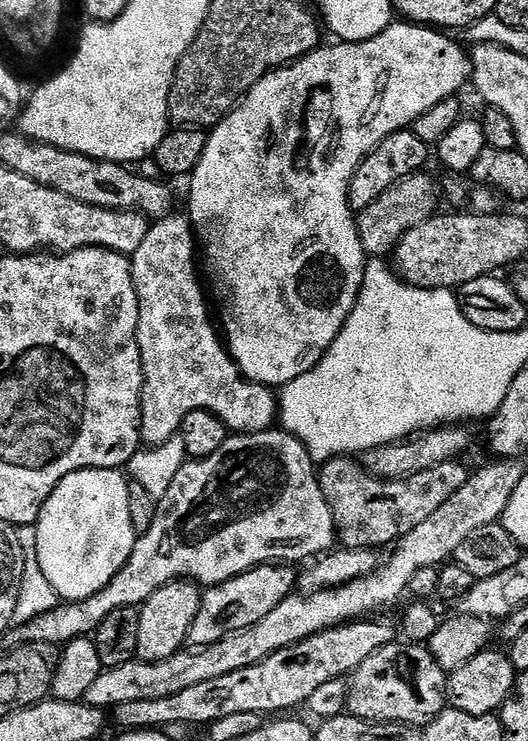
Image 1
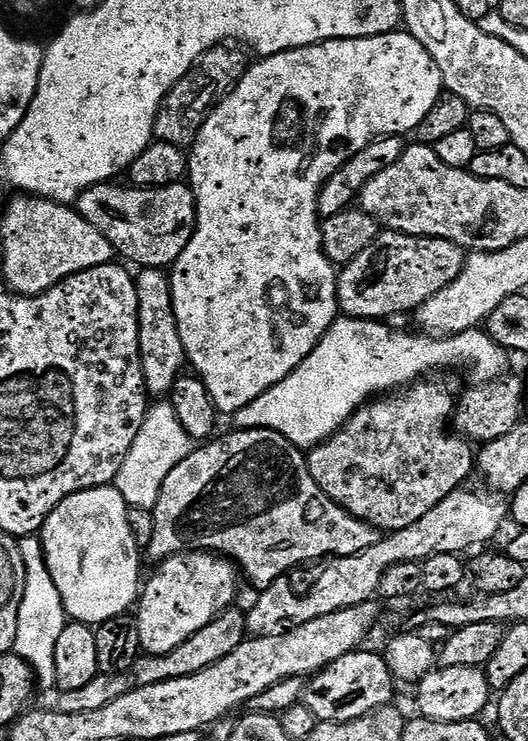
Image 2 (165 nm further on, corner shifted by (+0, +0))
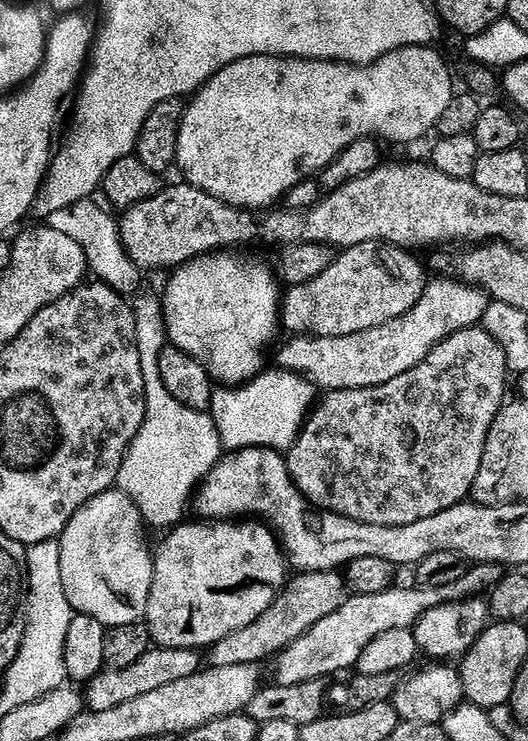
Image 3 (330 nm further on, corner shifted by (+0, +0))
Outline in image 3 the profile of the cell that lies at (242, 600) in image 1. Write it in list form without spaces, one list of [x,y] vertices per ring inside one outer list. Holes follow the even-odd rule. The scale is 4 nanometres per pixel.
[[[152,646],[142,654],[138,662],[131,663],[126,669],[107,669],[89,680],[86,685],[86,704],[91,711],[114,710],[114,706],[122,706],[122,702],[130,702],[141,694],[150,694],[167,686],[170,682],[178,682],[181,678],[190,678],[201,671],[201,653],[194,648],[161,648]]]

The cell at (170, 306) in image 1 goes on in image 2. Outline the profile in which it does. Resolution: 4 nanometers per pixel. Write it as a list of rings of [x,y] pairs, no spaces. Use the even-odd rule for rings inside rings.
[[[145,268],[139,275],[135,277],[135,282],[138,290],[140,357],[144,385],[153,397],[164,398],[171,393],[176,380],[186,368],[182,338],[178,338],[178,322],[174,318],[172,282],[169,273],[158,268]]]

